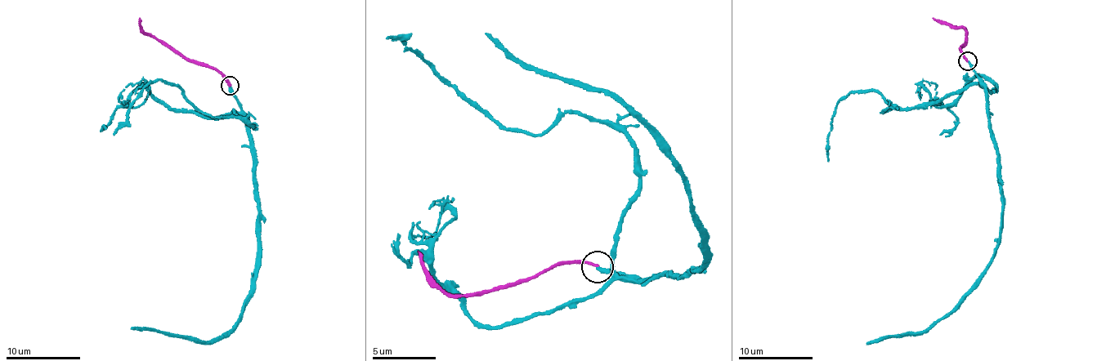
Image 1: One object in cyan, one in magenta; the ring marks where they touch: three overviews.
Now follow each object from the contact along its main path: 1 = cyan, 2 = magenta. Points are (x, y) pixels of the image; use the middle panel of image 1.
1: (597, 267), (634, 283), (684, 275), (709, 255), (691, 192), (608, 93), (525, 70), (485, 33)
2: (597, 267), (564, 261), (514, 283), (454, 294), (434, 280), (418, 251)

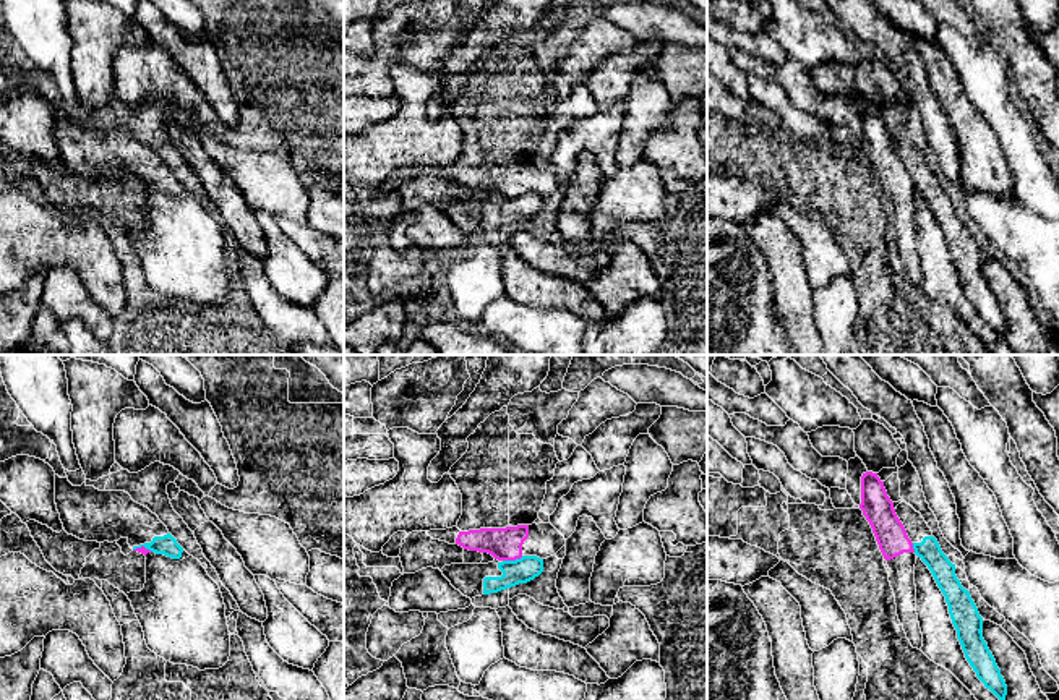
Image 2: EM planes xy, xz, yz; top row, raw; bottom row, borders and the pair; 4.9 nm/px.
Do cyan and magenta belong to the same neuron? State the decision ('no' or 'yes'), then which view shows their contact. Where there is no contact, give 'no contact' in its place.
no | xz

